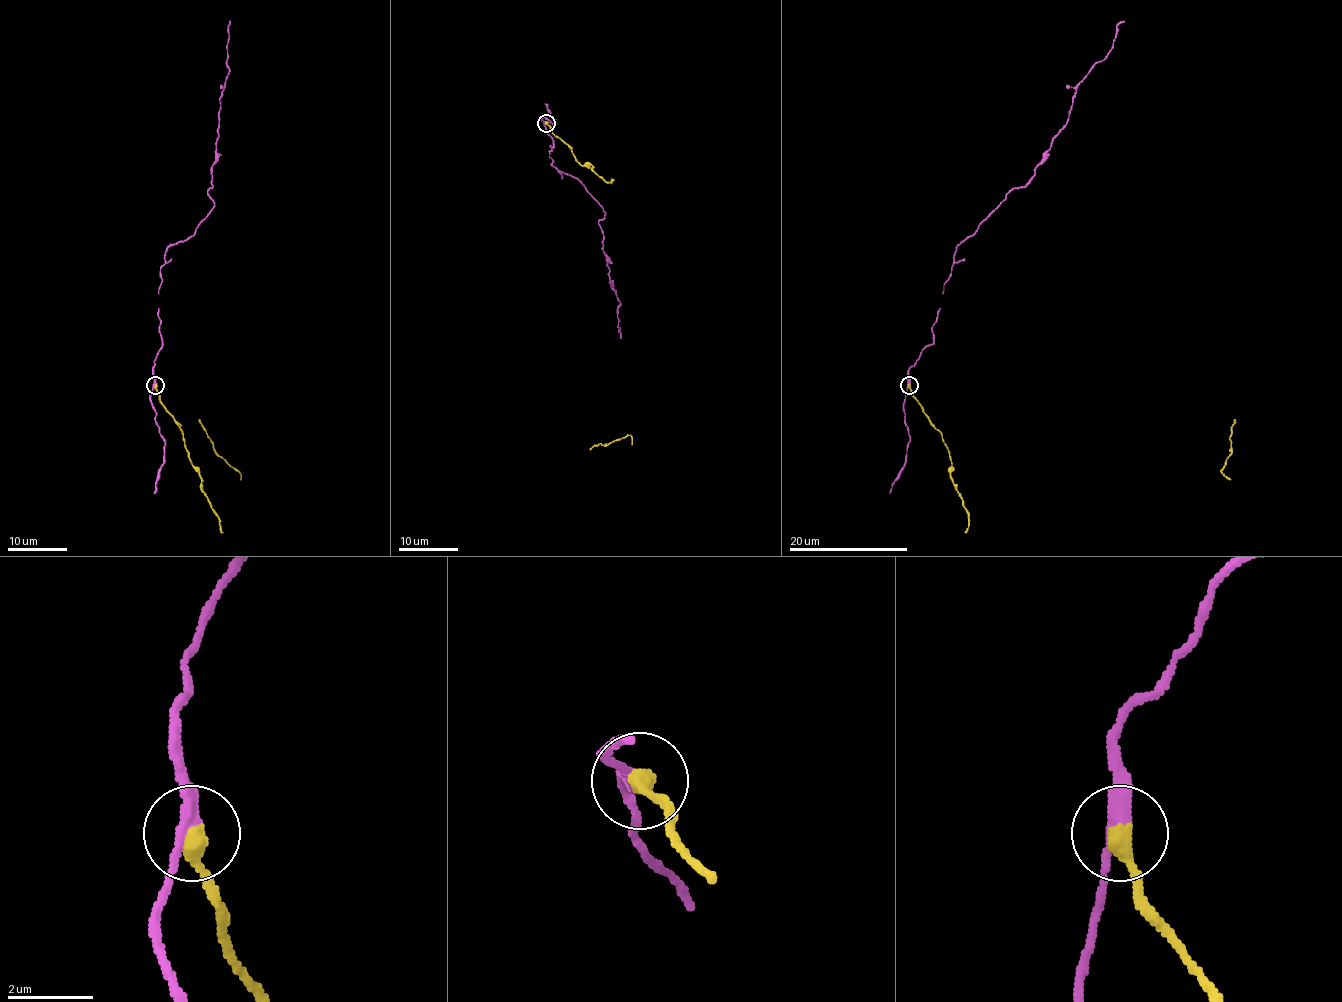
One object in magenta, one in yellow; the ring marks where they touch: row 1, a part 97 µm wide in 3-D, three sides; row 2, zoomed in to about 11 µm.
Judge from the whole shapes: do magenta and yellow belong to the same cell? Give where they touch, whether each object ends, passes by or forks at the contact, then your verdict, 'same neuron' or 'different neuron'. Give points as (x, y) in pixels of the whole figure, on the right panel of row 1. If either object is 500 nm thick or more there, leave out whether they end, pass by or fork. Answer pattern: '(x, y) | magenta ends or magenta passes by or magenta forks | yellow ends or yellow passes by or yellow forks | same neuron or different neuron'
(909, 385) | magenta passes by | yellow ends | different neuron

